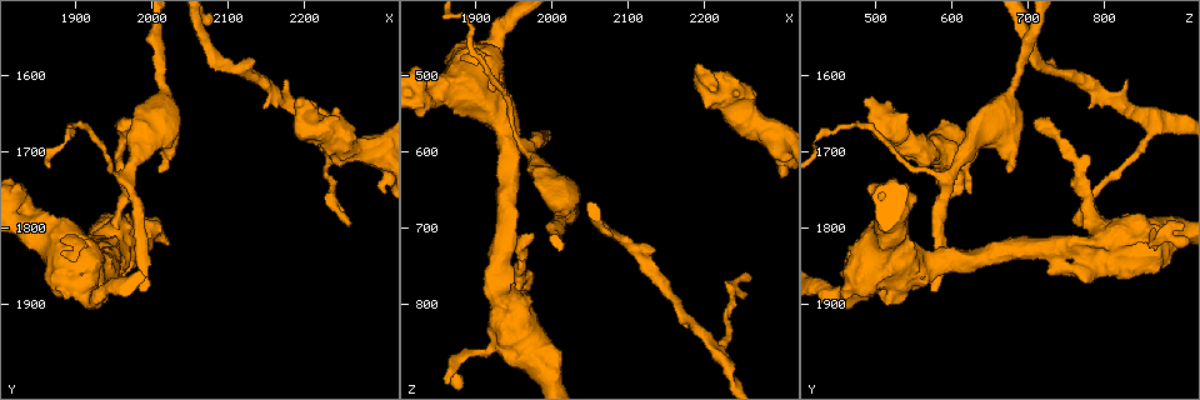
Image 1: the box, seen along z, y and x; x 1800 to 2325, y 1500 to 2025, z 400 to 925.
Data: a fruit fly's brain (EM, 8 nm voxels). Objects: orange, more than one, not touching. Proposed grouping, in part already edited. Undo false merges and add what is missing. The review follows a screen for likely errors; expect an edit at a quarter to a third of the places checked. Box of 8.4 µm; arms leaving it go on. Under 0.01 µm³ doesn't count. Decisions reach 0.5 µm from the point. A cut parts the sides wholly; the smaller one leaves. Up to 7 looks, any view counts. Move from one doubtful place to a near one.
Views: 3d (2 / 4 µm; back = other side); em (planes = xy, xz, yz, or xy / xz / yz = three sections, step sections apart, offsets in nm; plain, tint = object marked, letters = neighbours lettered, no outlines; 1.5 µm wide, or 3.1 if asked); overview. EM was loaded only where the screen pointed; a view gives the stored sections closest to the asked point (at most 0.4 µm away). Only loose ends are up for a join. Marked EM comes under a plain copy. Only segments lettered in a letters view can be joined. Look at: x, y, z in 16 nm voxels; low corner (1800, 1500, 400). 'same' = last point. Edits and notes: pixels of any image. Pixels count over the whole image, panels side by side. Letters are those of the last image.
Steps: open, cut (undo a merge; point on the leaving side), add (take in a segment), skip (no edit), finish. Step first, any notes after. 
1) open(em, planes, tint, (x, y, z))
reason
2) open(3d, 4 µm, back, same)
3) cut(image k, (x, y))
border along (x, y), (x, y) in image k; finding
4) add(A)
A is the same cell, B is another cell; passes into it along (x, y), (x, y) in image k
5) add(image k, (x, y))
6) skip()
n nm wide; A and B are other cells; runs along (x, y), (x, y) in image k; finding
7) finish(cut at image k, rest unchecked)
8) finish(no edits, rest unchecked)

open(3d, 2 µm, (1870, 1810, 880))
abrupt turn

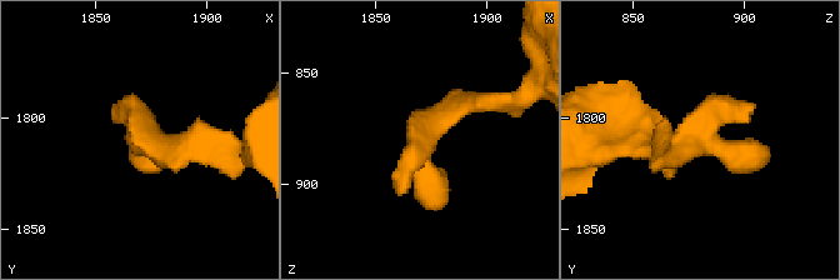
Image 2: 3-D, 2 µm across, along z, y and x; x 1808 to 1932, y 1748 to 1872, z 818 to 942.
open(em, planes, letters, (1874, 1807, 878))
now the EM

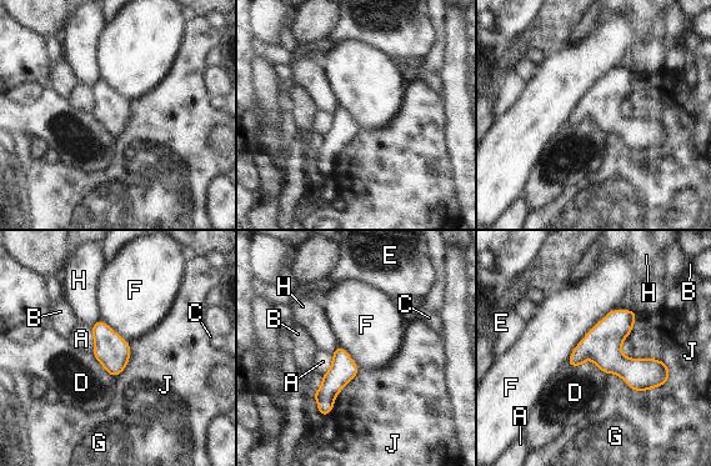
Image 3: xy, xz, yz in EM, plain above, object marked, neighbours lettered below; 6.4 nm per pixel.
skip()
A, B, C, D, E, F, G, H and J are other cells; border along (636, 312), (609, 311), (566, 362) in image 3; one cell here

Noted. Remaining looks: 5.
open(em, planes, letters, (1985, 1880, 575))
an open end

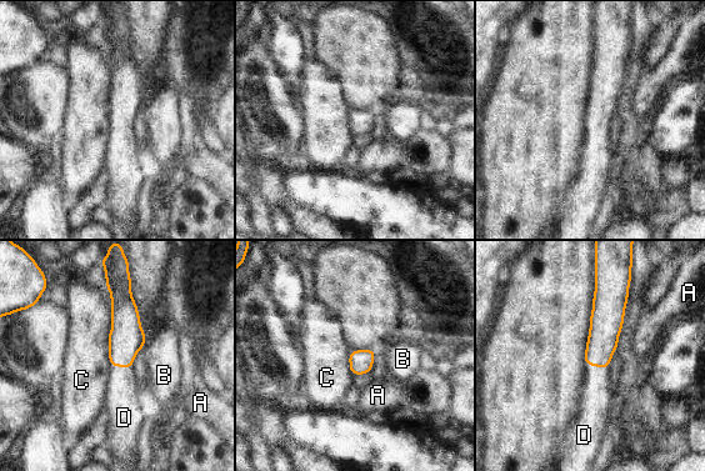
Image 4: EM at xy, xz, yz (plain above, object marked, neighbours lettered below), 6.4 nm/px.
add(D)
D touches over 160 nm; D is the same cell, A, B and C are other cells; passes into it along (603, 339), (598, 366), (596, 394) in image 4; it goes on there

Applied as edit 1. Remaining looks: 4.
open(em, xy, step 4, letters, (2195, 1630, 485))
an open end

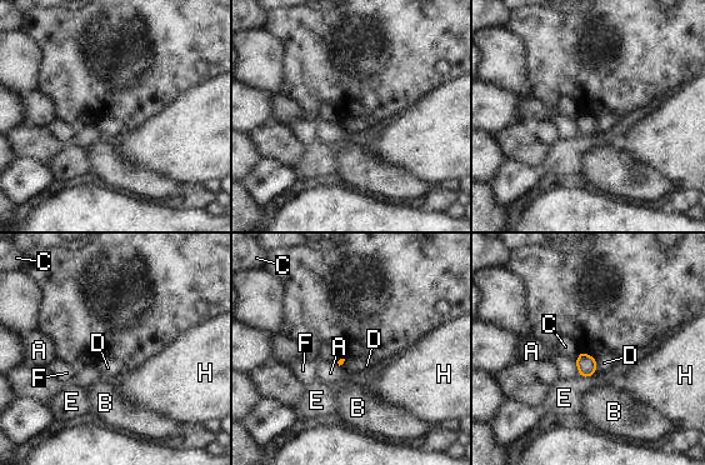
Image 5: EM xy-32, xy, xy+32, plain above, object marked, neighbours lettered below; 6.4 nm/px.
open(em, planes, letters, same)
another direction

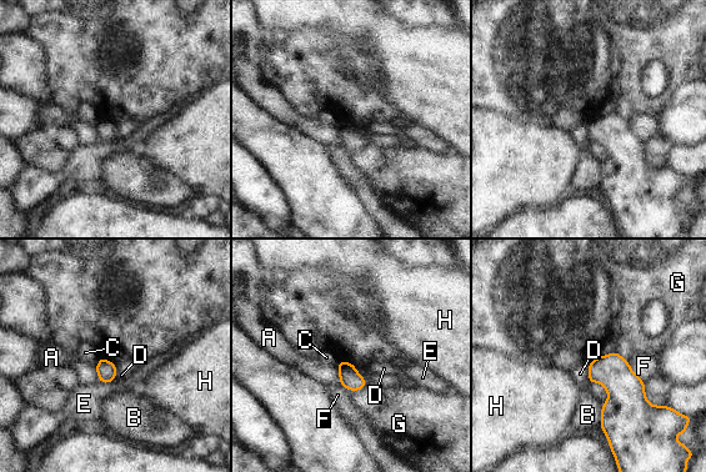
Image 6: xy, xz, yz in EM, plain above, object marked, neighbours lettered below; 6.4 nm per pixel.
skip()
A, B, C, D, E, F, G and H are other cells; border along (587, 363), (589, 381) in image 6; none of them fits

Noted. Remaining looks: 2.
finish(add at image 4, rest unchecked)

